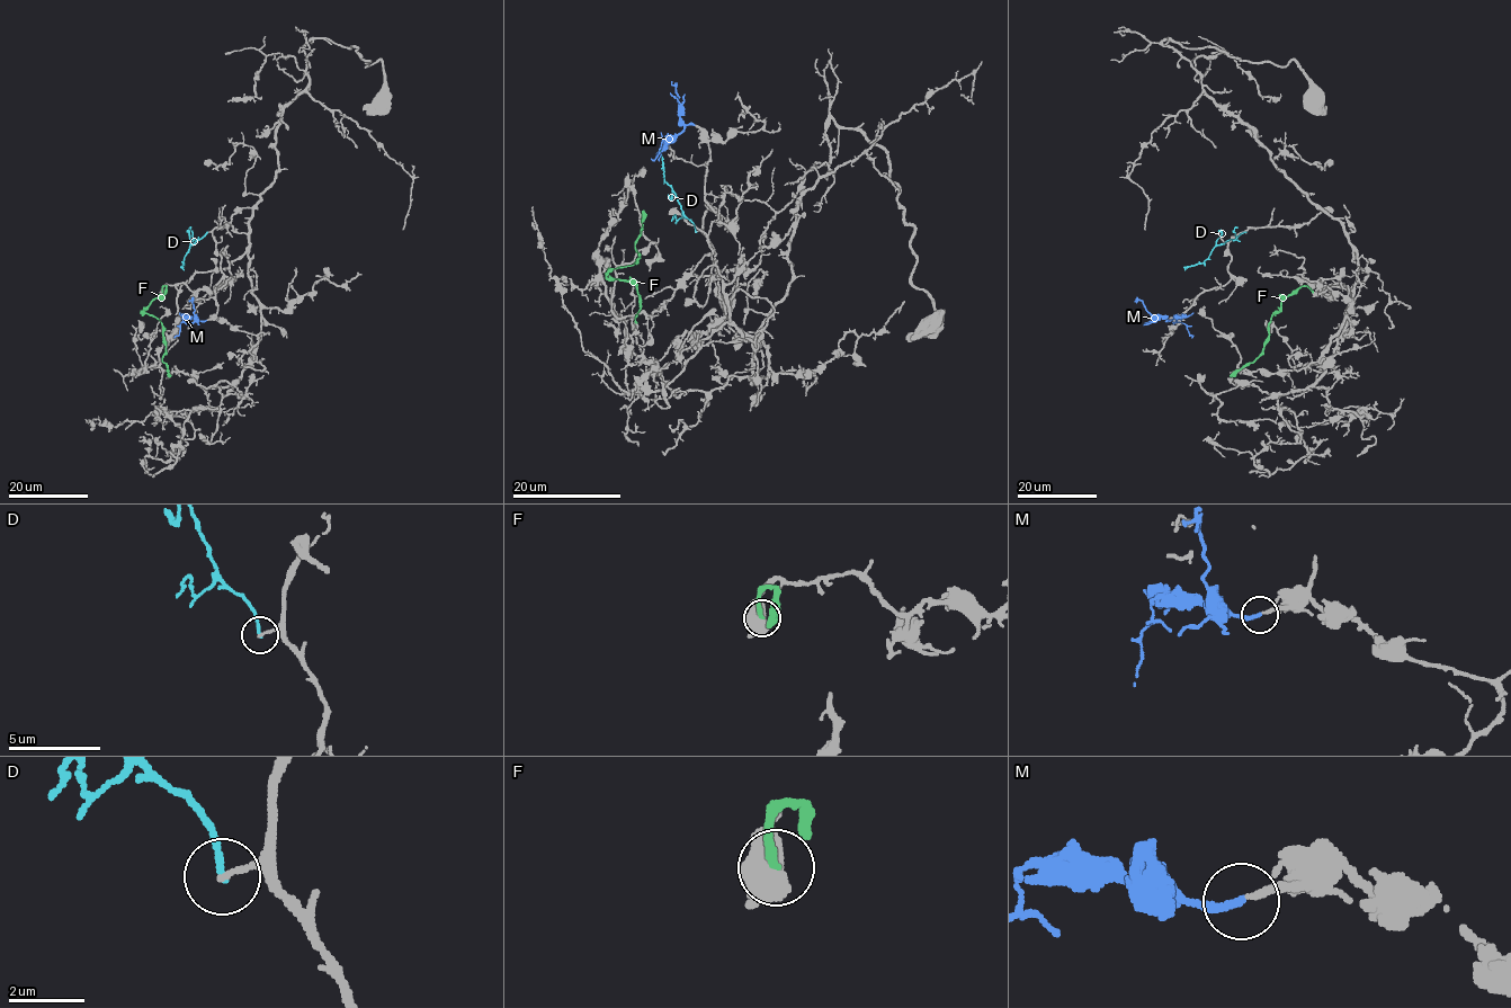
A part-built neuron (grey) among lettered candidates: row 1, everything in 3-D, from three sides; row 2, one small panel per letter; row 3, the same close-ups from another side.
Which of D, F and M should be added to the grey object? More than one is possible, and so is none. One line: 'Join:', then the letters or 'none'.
Join: M

